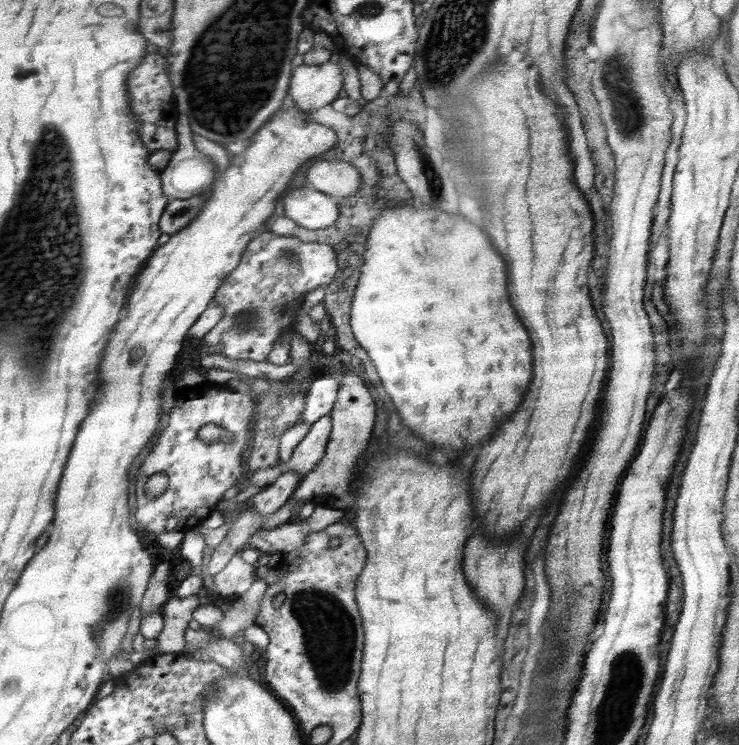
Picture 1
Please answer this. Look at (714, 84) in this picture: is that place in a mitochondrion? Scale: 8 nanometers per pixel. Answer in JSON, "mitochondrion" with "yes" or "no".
{"mitochondrion":"no"}

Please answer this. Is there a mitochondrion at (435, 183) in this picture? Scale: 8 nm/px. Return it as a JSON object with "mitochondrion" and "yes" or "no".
{"mitochondrion":"yes"}

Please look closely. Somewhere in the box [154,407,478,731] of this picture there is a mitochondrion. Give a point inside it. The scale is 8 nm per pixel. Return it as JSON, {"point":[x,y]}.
{"point":[326,624]}

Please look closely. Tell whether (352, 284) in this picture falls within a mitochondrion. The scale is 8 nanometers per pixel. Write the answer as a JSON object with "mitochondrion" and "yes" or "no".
{"mitochondrion":"no"}

